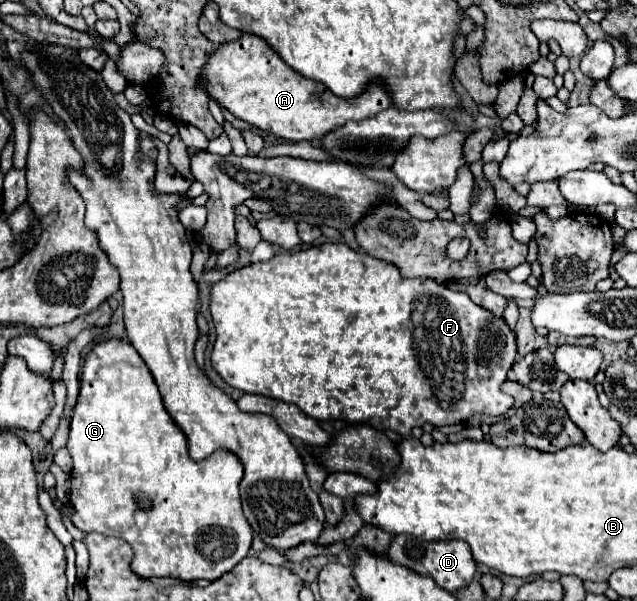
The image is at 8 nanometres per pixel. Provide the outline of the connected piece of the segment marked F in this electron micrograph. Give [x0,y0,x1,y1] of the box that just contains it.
[210,243,516,437]

